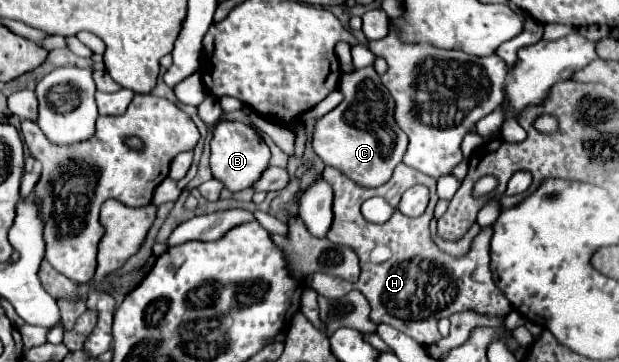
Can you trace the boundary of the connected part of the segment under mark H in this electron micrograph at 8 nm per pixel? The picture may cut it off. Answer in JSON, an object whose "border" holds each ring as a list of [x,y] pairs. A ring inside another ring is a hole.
{"border":[[[400,163],[392,179],[378,189],[362,189],[360,185],[354,185],[354,181],[346,179],[344,173],[330,167],[324,169],[322,177],[330,183],[334,191],[334,223],[330,227],[332,231],[328,233],[328,239],[332,243],[340,243],[356,251],[356,255],[360,257],[362,273],[358,283],[349,283],[333,275],[329,276],[328,273],[313,273],[305,279],[305,283],[318,295],[338,301],[350,291],[360,289],[370,301],[370,319],[374,323],[388,323],[400,329],[402,333],[410,335],[420,345],[440,341],[442,335],[440,331],[436,331],[438,319],[450,317],[456,311],[476,309],[484,313],[488,307],[490,315],[508,315],[512,311],[510,301],[496,287],[490,273],[490,227],[480,231],[480,235],[474,239],[470,253],[460,259],[442,253],[432,243],[428,231],[428,217],[432,217],[434,205],[438,201],[434,179],[418,173],[416,169],[404,163]],[[414,185],[426,185],[430,189],[430,203],[420,217],[406,217],[398,211],[398,203],[404,191]],[[374,195],[384,197],[394,207],[392,217],[382,225],[368,223],[360,213],[360,205]]]}

